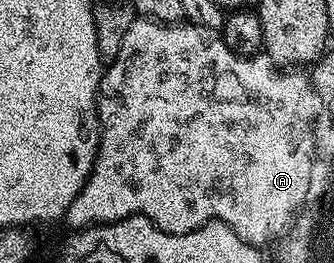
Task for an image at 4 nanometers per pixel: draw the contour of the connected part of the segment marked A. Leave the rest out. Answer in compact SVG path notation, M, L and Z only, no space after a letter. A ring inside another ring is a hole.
M138 16L132 23L131 27L127 27L127 35L123 35L123 47L119 47L119 55L115 55L107 65L107 68L101 75L101 88L97 91L97 123L101 130L101 144L97 147L97 157L93 161L93 169L89 173L87 183L79 191L77 198L71 203L71 207L66 211L63 221L64 224L70 225L70 230L80 231L90 228L94 225L107 225L114 221L121 221L124 217L145 217L152 225L162 229L165 233L190 233L193 229L198 229L201 225L207 224L209 221L221 221L227 227L231 227L235 231L235 235L239 235L239 239L243 239L249 245L265 247L268 241L276 238L281 239L286 236L282 230L292 213L294 206L301 199L301 194L305 192L305 184L309 176L309 117L312 112L311 98L309 88L313 86L312 80L308 76L305 77L304 72L298 71L296 68L289 67L282 71L278 66L273 64L273 60L264 55L256 57L240 57L235 55L235 51L231 51L227 47L227 43L222 39L220 33L212 33L198 25L190 25L188 23L166 23L163 21L155 21L148 16Z

